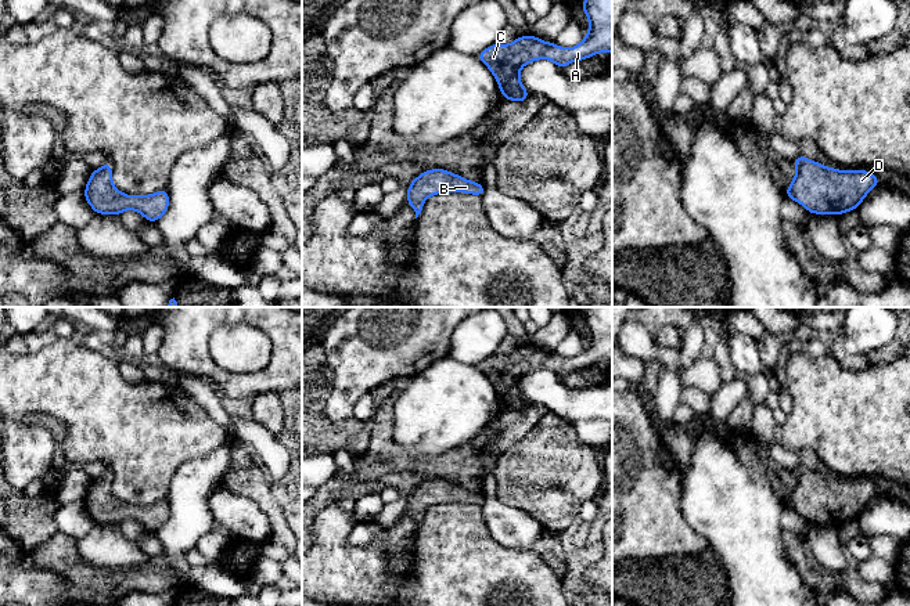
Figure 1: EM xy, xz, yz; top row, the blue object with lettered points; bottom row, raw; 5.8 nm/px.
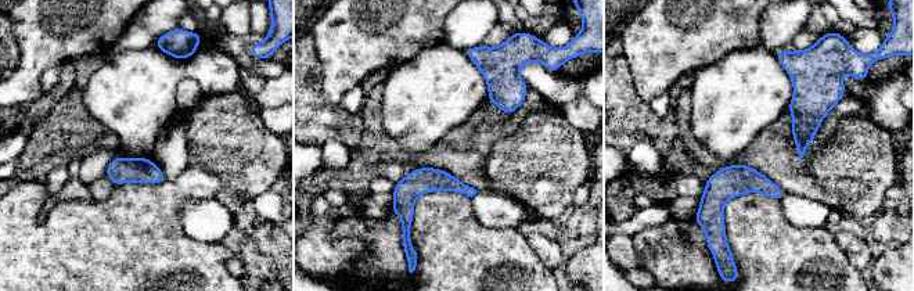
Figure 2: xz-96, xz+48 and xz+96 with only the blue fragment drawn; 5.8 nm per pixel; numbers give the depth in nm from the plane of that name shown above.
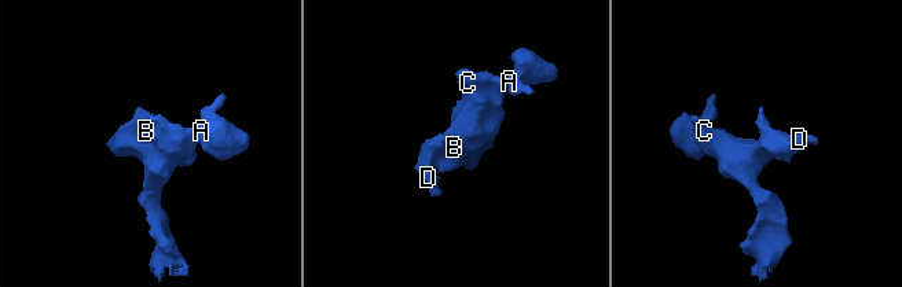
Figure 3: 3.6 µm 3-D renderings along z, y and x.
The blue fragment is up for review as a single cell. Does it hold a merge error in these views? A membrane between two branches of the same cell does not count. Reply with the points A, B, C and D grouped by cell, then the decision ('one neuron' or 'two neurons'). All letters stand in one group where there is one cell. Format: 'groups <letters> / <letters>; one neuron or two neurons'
groups A B C D; one neuron

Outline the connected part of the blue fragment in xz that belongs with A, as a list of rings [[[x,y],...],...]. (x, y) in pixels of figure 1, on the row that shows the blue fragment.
[[[585,0],[579,6],[589,18],[589,33],[569,48],[528,35],[510,44],[493,43],[476,58],[493,73],[503,100],[525,102],[530,93],[522,86],[519,71],[529,62],[550,59],[560,71],[575,61],[585,61],[600,53],[612,53],[612,0]]]

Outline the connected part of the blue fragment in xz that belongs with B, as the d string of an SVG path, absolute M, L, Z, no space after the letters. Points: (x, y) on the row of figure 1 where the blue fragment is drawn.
M431 169L418 174L407 187L406 201L416 212L416 219L422 210L425 199L445 192L464 192L483 196L483 184L464 178L445 169Z

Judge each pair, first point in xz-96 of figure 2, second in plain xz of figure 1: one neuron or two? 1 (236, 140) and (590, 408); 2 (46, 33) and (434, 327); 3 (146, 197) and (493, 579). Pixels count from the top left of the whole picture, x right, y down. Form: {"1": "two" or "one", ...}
{"1": "two", "2": "one", "3": "one"}

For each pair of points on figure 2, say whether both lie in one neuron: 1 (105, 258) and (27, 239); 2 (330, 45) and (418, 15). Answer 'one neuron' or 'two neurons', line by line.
1: one neuron
2: one neuron

